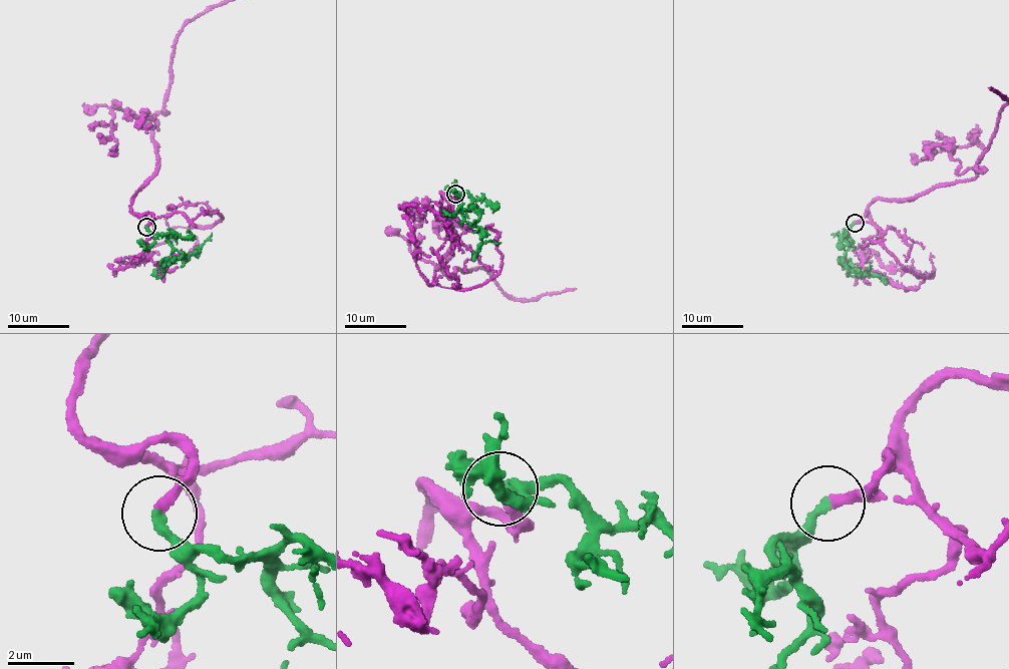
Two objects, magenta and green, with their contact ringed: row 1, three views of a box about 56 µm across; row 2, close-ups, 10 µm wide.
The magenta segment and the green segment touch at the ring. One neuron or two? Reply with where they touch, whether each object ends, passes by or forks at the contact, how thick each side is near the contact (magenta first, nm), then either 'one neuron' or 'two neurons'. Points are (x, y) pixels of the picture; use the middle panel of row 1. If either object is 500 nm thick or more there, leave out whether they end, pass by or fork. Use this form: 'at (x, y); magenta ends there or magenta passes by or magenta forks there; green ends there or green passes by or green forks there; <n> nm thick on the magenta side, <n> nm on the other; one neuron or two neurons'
at (455, 194); magenta ends there; green ends there; 240 nm thick on the magenta side, 280 nm on the other; one neuron

